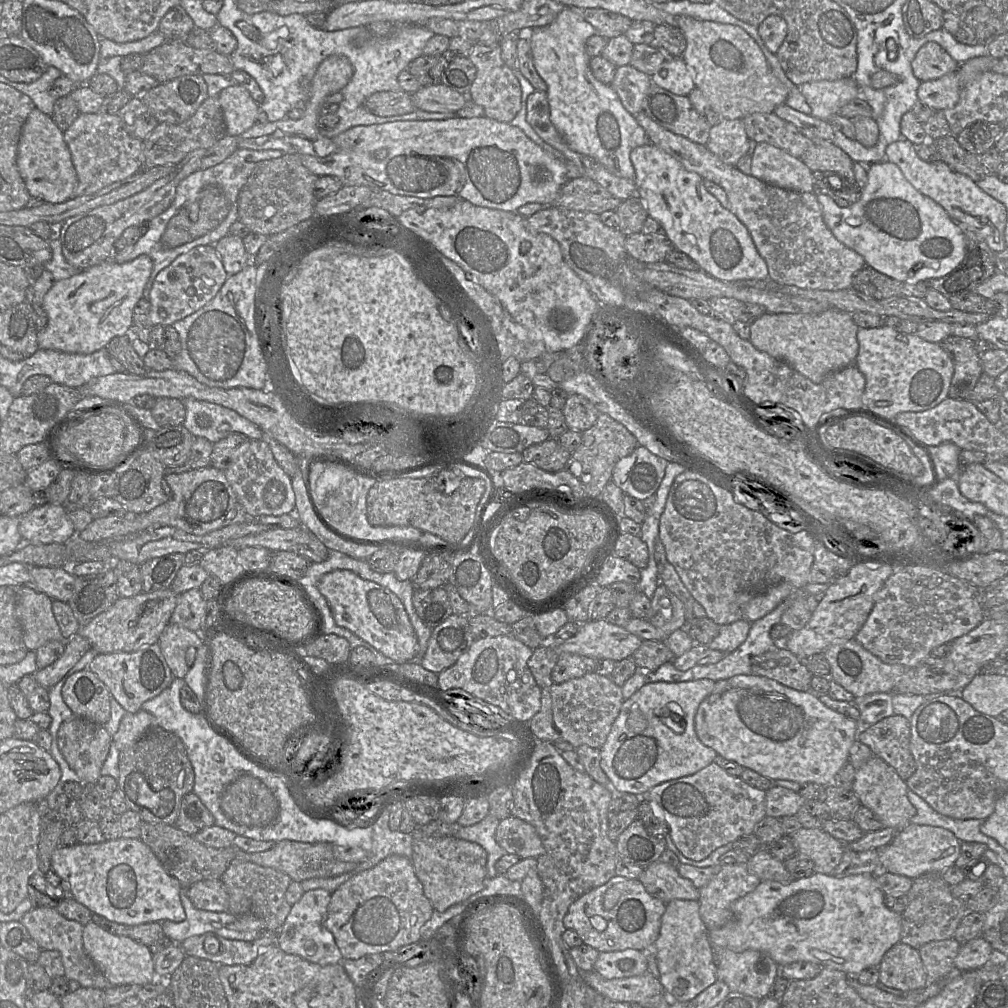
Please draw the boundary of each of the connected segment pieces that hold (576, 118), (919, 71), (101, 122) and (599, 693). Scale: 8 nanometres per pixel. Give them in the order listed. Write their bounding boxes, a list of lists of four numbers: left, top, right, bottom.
[[529,6,650,180],[912,42,957,82],[63,111,146,198],[550,673,624,749]]

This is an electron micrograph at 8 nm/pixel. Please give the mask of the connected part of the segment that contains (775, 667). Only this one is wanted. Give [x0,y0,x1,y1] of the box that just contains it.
[751,648,812,691]

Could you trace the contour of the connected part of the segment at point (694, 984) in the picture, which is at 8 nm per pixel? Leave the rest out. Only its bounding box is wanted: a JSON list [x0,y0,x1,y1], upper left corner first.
[653,900,717,1001]

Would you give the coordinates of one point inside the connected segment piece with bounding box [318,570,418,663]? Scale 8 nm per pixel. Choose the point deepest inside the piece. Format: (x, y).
(372, 612)

